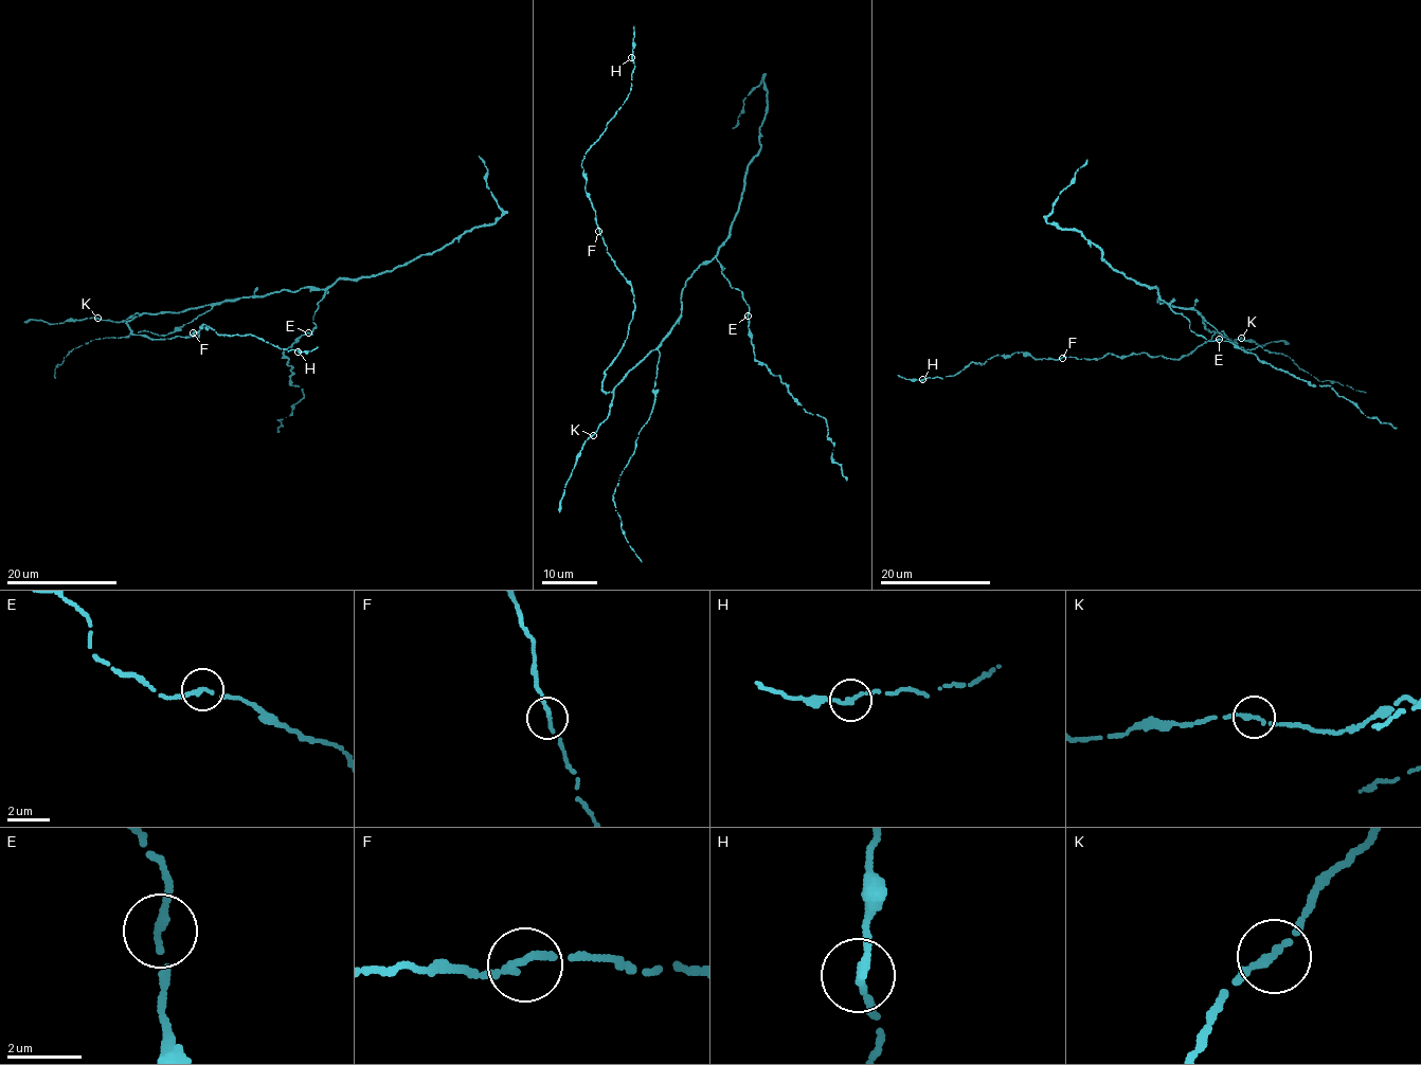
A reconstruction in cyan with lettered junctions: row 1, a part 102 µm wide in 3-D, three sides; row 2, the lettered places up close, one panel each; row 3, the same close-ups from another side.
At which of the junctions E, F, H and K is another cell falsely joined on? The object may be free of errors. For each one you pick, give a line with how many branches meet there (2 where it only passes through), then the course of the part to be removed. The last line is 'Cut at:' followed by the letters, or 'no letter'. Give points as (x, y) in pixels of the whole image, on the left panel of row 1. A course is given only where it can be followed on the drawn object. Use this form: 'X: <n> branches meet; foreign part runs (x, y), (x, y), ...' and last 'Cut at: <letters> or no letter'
Cut at: no letter

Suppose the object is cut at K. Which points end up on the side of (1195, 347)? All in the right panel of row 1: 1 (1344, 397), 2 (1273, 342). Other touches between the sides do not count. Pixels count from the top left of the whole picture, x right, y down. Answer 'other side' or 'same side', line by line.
1: same side
2: same side

